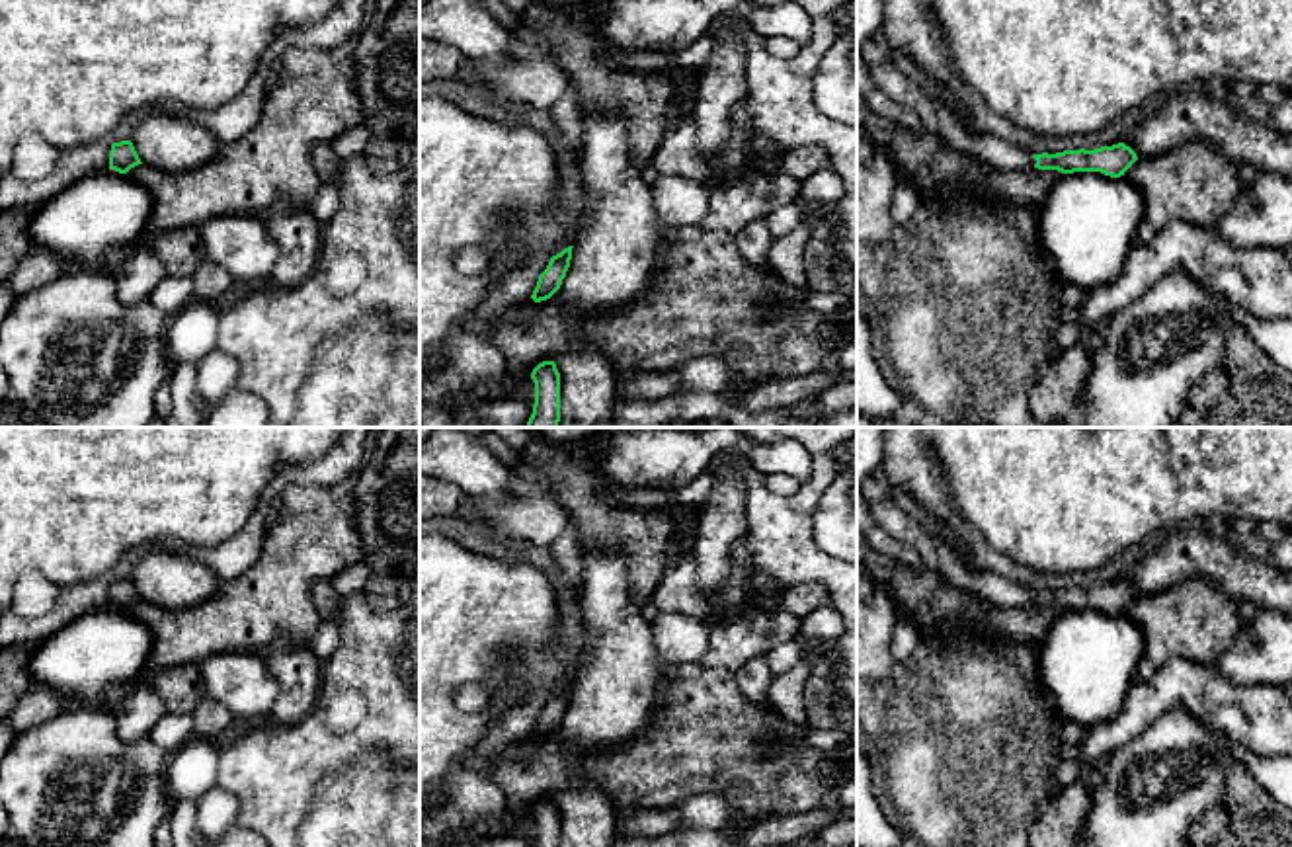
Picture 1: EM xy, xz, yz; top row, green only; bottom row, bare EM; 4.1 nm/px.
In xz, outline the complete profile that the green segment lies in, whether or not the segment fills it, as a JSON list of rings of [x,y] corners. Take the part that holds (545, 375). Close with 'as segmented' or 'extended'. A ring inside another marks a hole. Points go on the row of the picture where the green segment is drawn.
[[[554,361],[539,363],[531,379],[535,383],[533,414],[525,427],[558,427],[560,422],[560,373]]]; as segmented

